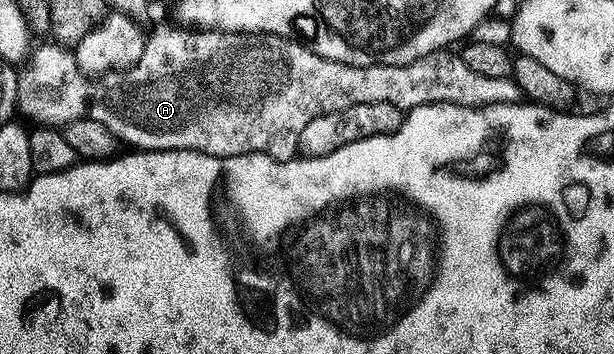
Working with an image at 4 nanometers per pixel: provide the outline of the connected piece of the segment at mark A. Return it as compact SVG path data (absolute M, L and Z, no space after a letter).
M180 23L175 24L160 25L153 33L149 32L144 43L142 59L135 61L131 67L101 73L98 79L81 69L80 64L76 62L75 52L71 48L59 43L51 43L52 45L37 44L31 54L31 61L24 67L26 69L21 68L18 73L16 104L19 112L21 114L24 112L30 120L36 121L32 123L40 127L65 127L74 120L88 117L90 120L97 120L98 123L102 123L113 138L119 139L121 137L128 144L125 146L135 147L137 150L189 149L215 157L267 153L276 161L290 161L297 156L302 130L310 124L310 119L318 119L318 115L342 111L354 103L394 103L394 107L405 111L419 105L437 105L438 103L454 103L455 105L465 105L478 109L481 105L515 105L522 97L519 87L511 77L490 79L487 75L478 75L478 71L470 71L470 67L466 67L466 63L461 59L459 52L456 51L431 53L409 65L347 65L318 55L313 49L309 49L307 44L292 37L279 37L273 33L228 33L223 29L201 29L185 27Z

